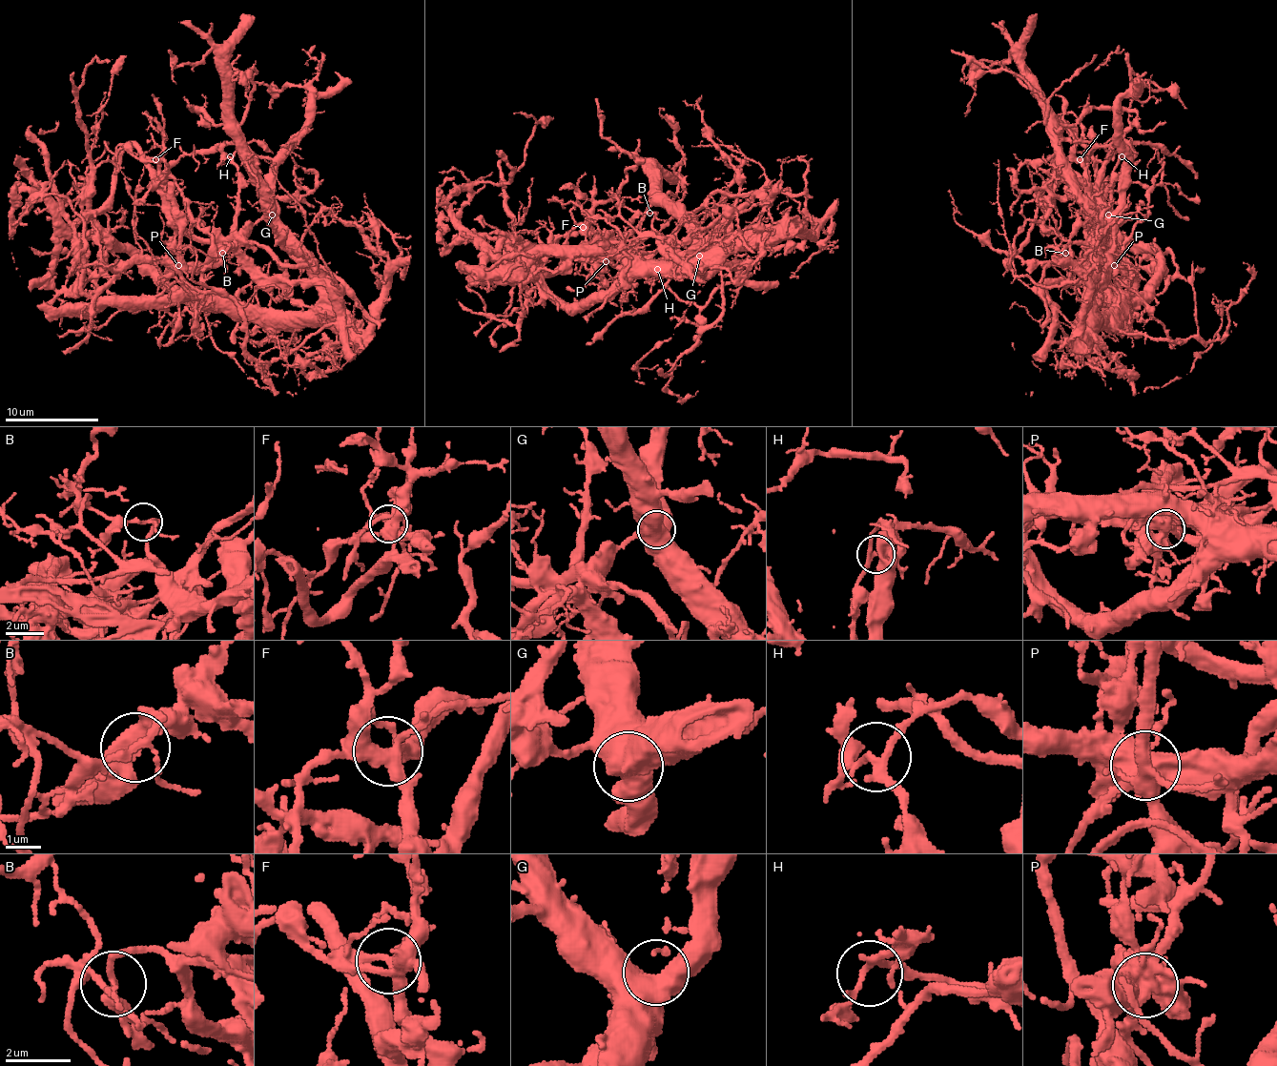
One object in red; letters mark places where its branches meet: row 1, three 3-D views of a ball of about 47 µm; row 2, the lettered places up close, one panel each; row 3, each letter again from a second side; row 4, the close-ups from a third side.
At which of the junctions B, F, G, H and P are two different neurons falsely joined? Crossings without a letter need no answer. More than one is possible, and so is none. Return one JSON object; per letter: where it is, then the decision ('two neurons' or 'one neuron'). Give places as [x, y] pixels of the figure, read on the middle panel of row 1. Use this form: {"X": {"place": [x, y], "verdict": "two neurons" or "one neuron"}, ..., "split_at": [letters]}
{"B": {"place": [649, 213], "verdict": "two neurons"}, "F": {"place": [583, 227], "verdict": "one neuron"}, "G": {"place": [699, 256], "verdict": "one neuron"}, "H": {"place": [657, 269], "verdict": "one neuron"}, "P": {"place": [606, 261], "verdict": "two neurons"}, "split_at": ["B", "P"]}

